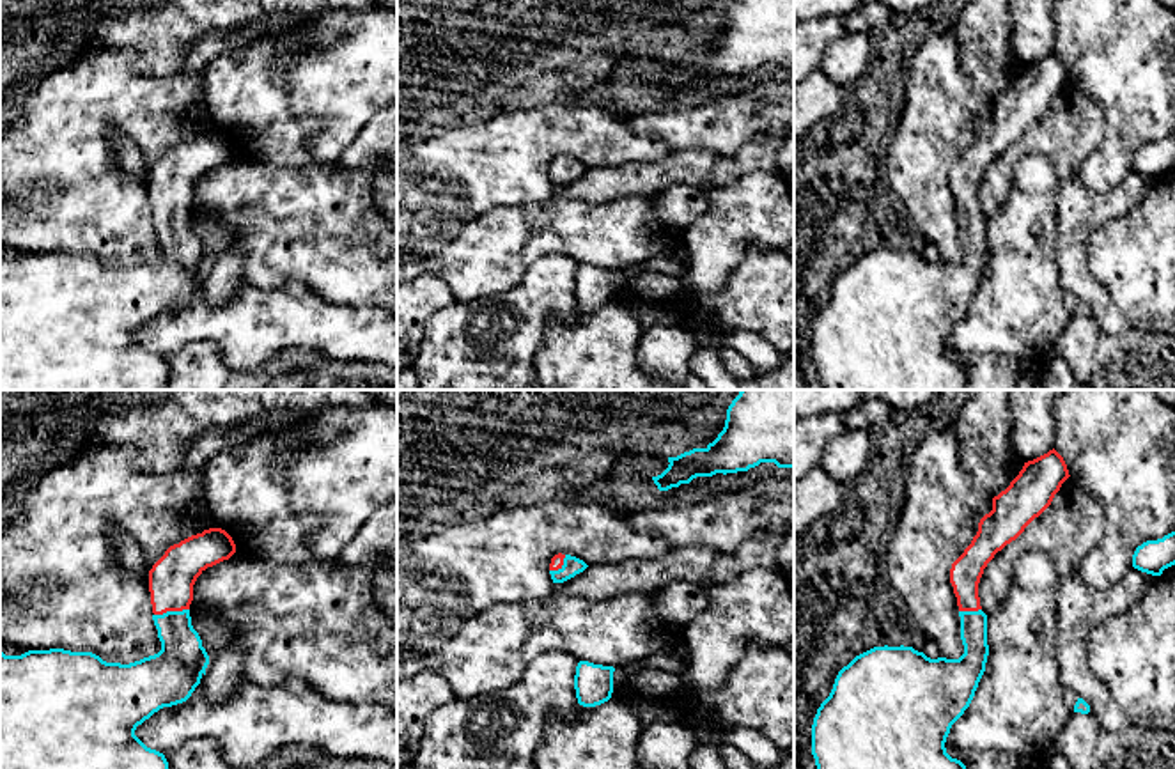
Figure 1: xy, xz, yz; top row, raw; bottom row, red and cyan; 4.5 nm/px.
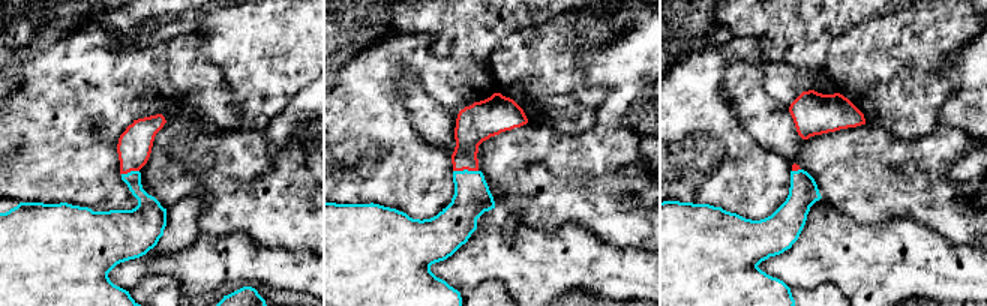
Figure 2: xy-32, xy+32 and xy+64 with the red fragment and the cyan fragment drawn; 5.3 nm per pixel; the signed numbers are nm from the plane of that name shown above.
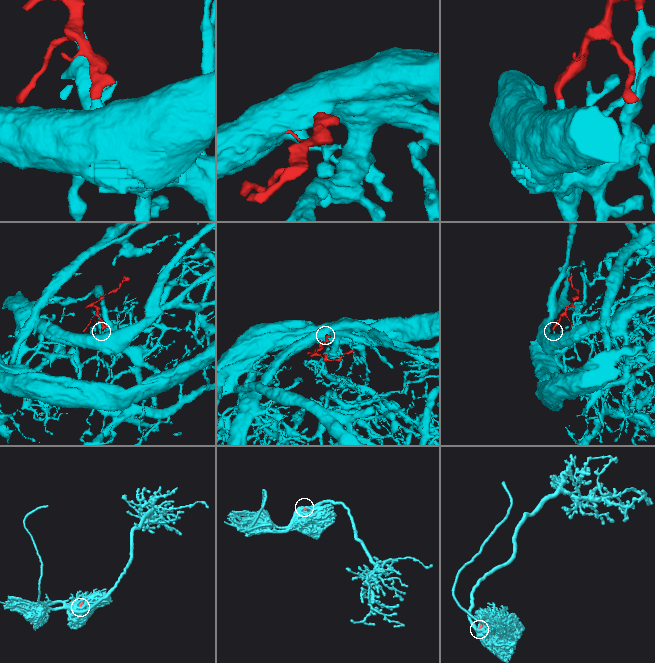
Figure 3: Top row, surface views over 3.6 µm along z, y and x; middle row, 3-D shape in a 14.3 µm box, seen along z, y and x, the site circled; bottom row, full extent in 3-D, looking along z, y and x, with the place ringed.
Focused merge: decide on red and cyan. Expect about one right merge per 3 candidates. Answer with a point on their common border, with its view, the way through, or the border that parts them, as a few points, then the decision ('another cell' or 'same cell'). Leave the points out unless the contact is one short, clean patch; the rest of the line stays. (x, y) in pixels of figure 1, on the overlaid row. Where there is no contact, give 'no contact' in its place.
contact xy (171, 610); way xy (171, 580), (171, 610), (181, 661); same cell

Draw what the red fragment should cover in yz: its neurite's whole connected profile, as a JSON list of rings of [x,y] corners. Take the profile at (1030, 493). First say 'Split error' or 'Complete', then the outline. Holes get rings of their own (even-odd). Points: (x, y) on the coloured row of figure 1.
Split error. [[[1054,448],[1024,462],[1010,485],[992,498],[992,510],[980,519],[971,544],[952,563],[950,583],[957,597],[961,640],[964,645],[964,654],[959,659],[930,659],[913,647],[884,645],[856,656],[838,672],[831,693],[817,709],[812,725],[812,755],[817,769],[966,769],[961,760],[946,753],[945,742],[952,725],[969,707],[989,656],[987,615],[982,611],[978,597],[980,578],[994,555],[1015,540],[1051,505],[1054,494],[1069,477],[1067,464]]]

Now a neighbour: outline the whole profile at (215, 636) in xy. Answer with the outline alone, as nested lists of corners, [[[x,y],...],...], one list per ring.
[[[195,606],[190,608],[190,617],[207,656],[214,656],[232,643],[236,636],[234,625],[222,624],[216,617],[206,617]]]

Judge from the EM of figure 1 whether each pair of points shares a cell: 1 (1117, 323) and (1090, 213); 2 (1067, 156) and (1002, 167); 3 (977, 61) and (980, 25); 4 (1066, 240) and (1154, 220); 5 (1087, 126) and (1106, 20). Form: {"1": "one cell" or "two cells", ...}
{"1": "one cell", "2": "one cell", "3": "one cell", "4": "two cells", "5": "two cells"}

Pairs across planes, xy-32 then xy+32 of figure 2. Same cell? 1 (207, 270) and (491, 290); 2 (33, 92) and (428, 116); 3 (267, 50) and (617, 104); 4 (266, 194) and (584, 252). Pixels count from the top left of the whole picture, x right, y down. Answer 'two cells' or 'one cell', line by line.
1: two cells
2: two cells
3: one cell
4: two cells

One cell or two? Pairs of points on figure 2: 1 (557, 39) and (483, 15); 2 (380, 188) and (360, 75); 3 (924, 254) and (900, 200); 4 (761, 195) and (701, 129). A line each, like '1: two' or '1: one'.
1: two
2: one
3: two
4: one

